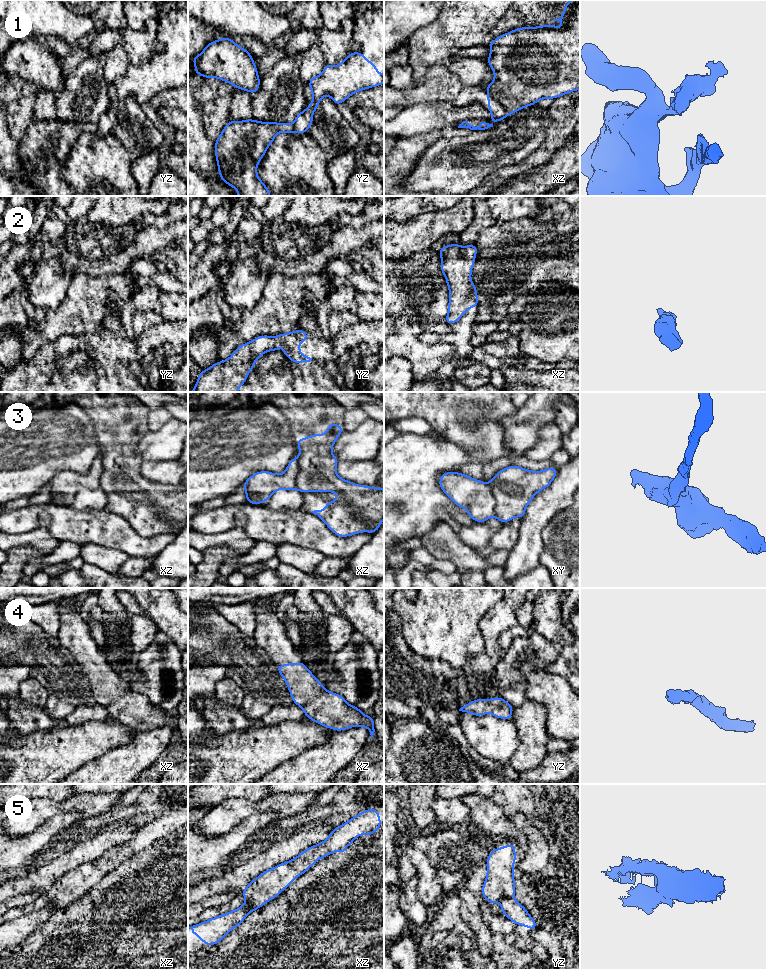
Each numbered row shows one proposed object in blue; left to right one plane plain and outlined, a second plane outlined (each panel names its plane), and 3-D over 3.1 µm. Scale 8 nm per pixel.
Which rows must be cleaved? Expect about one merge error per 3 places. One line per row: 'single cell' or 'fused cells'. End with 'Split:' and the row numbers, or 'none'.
1: fused cells
2: single cell
3: fused cells
4: single cell
5: fused cells
Split: 1, 3, 5

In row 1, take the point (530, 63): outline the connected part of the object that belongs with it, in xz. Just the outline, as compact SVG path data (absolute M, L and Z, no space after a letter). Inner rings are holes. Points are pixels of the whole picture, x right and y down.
M572 0L571 2L563 5L563 8L563 15L558 19L553 19L553 21L561 21L563 23L560 29L555 27L553 24L537 27L515 28L511 32L500 35L494 41L488 41L490 44L490 56L486 59L486 61L494 72L494 81L487 84L486 92L506 109L508 115L525 107L535 105L541 99L550 98L554 100L562 95L569 94L575 90L580 90L580 0Z

